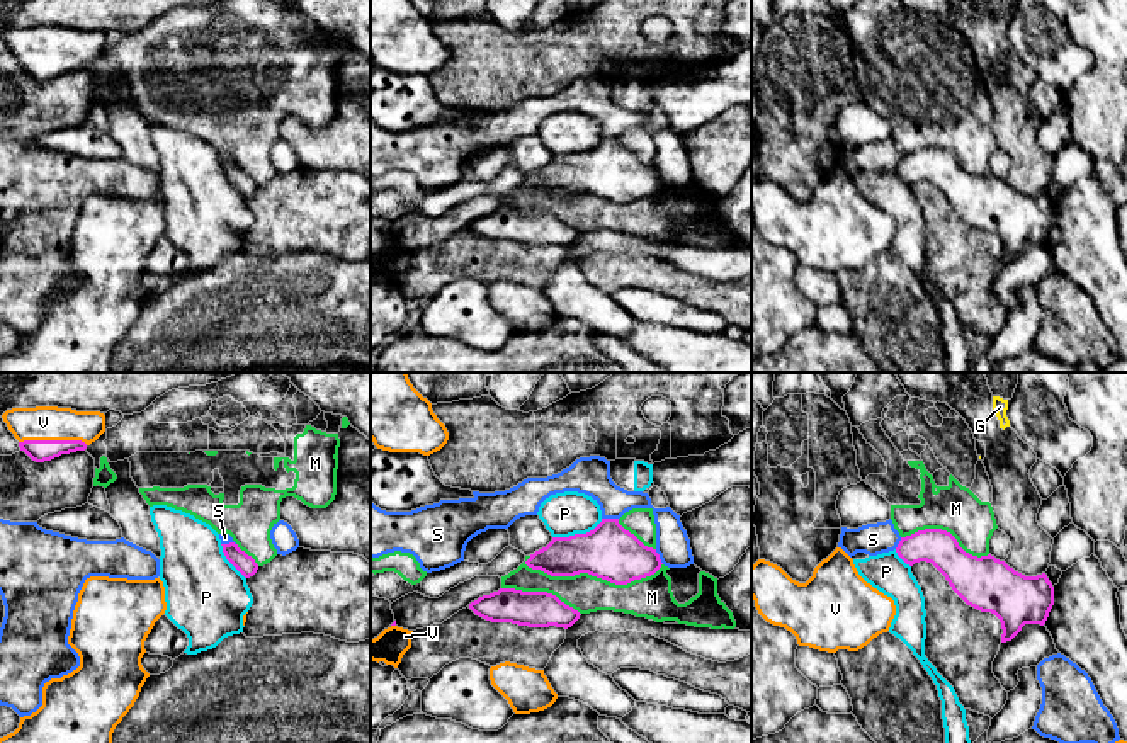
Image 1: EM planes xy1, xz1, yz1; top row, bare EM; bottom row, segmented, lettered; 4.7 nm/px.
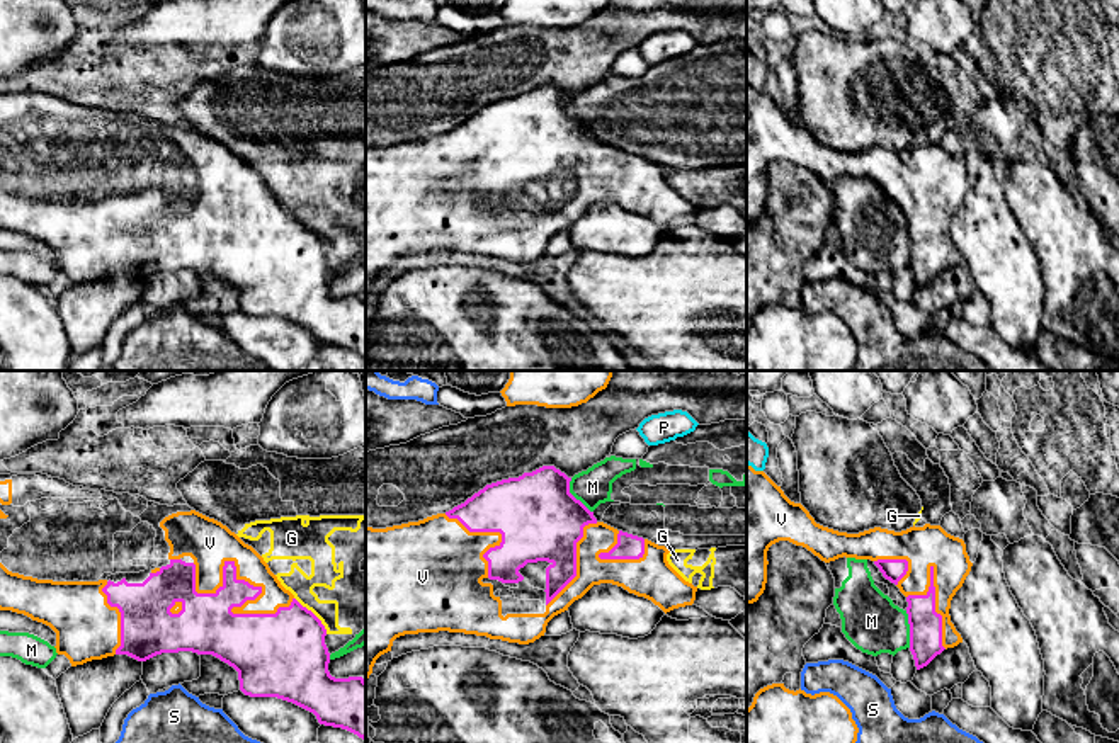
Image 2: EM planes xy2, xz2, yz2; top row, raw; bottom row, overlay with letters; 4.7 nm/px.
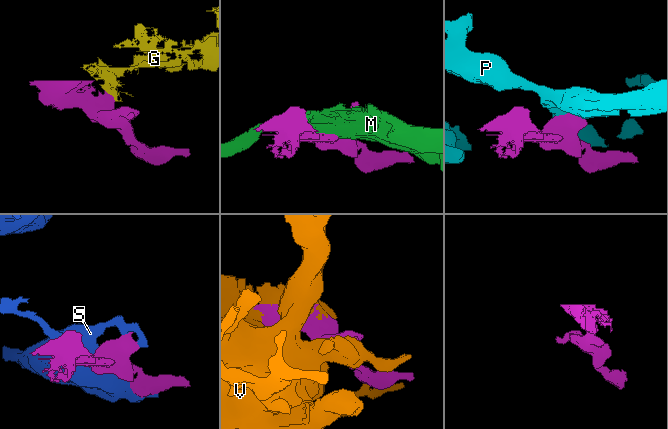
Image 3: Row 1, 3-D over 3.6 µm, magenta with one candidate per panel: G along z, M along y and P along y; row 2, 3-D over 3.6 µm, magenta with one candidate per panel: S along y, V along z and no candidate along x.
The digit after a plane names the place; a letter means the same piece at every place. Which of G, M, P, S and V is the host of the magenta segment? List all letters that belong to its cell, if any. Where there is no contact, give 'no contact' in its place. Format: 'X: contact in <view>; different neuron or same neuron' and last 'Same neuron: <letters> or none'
G: contact in xy2; different neuron
M: contact in xz1; different neuron
P: contact in xz1; different neuron
S: contact in xz1; different neuron
V: contact in xy2; same neuron
Same neuron: V

